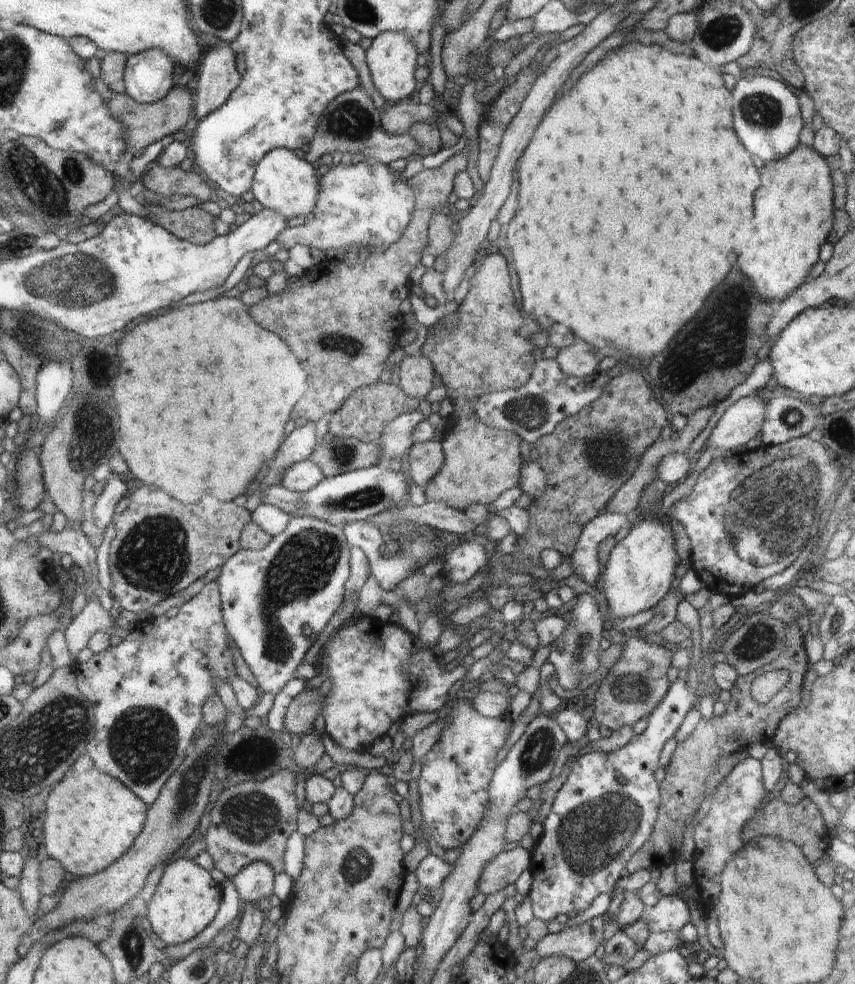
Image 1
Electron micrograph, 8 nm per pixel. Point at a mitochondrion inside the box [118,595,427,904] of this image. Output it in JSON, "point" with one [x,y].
{"point":[252,814]}

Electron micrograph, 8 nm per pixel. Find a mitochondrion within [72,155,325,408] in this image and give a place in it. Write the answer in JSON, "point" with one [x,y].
{"point":[99,366]}

